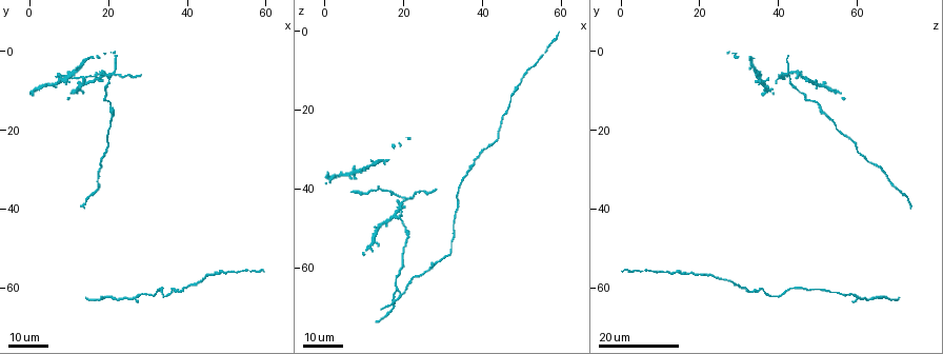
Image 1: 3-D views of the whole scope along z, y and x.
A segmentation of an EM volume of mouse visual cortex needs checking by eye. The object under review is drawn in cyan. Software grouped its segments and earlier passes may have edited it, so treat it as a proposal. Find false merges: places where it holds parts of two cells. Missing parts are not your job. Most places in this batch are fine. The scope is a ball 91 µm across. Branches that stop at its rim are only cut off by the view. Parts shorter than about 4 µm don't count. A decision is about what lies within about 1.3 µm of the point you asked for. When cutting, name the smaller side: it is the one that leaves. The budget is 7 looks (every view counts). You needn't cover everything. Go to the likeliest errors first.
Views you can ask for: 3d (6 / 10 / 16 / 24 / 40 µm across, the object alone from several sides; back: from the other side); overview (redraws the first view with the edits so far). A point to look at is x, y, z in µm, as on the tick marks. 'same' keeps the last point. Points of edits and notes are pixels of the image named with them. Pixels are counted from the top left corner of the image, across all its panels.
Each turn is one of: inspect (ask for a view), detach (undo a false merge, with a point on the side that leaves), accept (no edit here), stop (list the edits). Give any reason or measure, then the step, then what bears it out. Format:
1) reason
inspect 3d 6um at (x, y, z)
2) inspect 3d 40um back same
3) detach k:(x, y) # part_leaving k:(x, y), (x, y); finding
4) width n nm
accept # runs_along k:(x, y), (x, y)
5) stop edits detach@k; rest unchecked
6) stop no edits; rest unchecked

thick turns thin
inspect 3d 16um at (49.0, 56.0, 14.5)

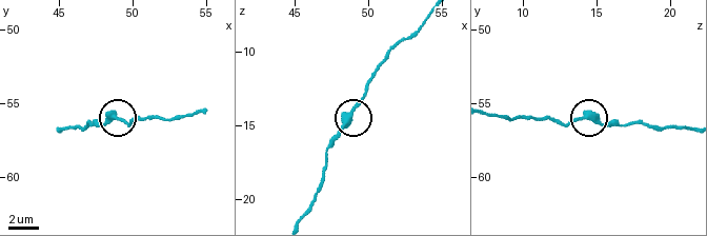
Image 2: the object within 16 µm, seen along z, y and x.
inspect 3d 6um at (48.8, 56.0, 14.2)

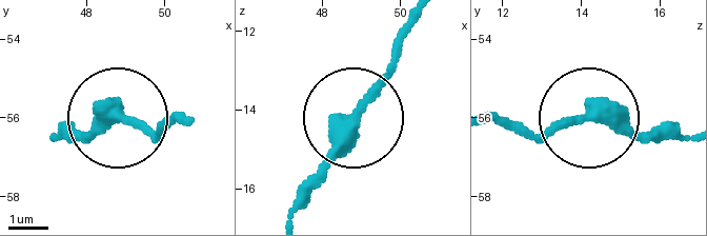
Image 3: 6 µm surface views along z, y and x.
accept # runs_along 3:(689, 137), (660, 140), (609, 120), (511, 130); one cell here

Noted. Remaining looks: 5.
thick turns thin
inspect 3d 24um at (36.0, 60.5, 35.5)

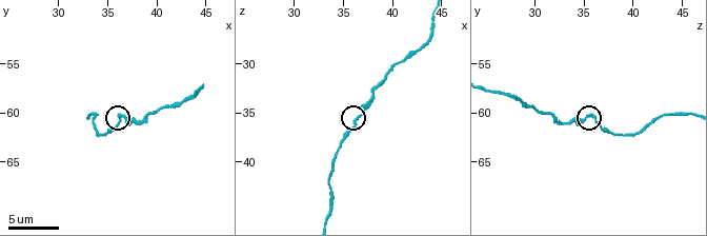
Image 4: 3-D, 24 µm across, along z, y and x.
inspect 3d 6um at (36.4, 60.4, 35.6)

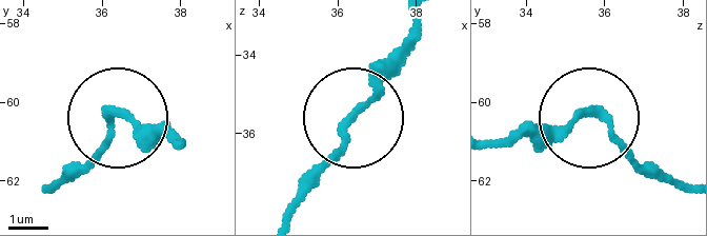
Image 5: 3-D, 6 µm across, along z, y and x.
accept # runs_along 5:(286, 213), (413, 44); one cell here

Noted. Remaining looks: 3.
calibre changes
inspect 3d 16um at (25.5, 62.5, 61.0)

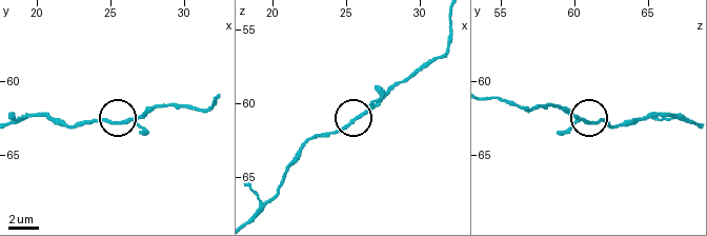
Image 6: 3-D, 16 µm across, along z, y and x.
inspect 3d 10um at (25.6, 63.0, 61.2)

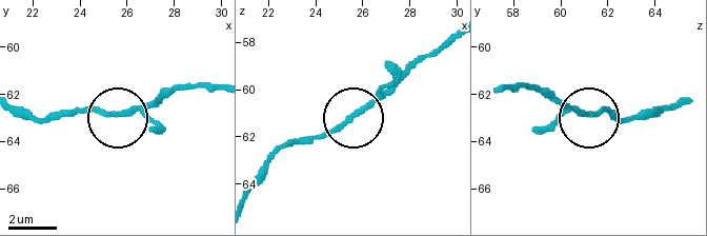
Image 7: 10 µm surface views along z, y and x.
inspect 3d 6um at (25.4, 62.9, 61.3)

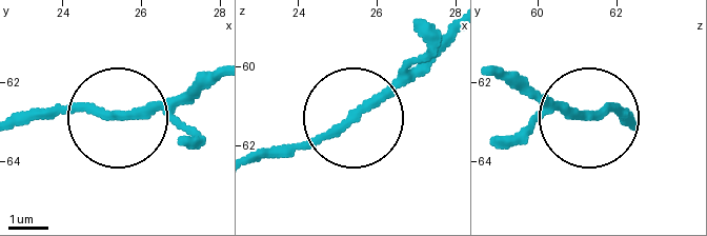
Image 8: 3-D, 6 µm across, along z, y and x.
width 210 nm
accept # runs_along 8:(20, 111), (140, 120), (187, 100); continuous, no second cell

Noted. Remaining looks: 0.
stop no edits; rest unchecked

